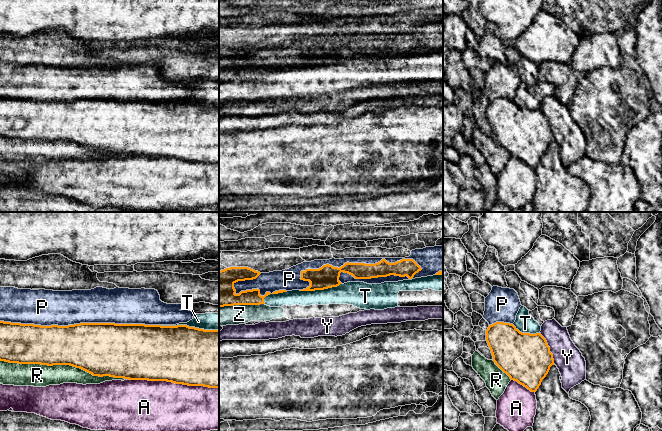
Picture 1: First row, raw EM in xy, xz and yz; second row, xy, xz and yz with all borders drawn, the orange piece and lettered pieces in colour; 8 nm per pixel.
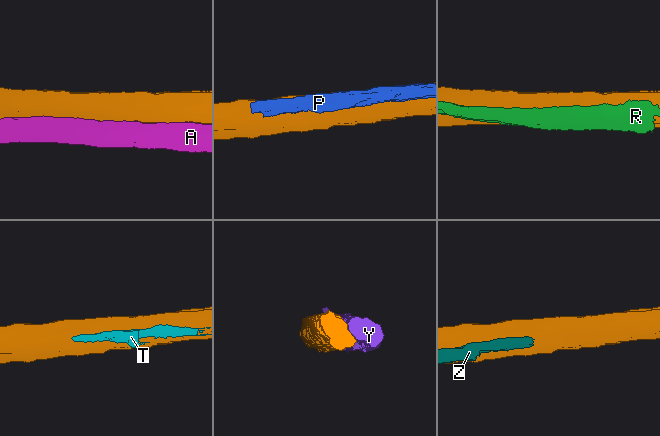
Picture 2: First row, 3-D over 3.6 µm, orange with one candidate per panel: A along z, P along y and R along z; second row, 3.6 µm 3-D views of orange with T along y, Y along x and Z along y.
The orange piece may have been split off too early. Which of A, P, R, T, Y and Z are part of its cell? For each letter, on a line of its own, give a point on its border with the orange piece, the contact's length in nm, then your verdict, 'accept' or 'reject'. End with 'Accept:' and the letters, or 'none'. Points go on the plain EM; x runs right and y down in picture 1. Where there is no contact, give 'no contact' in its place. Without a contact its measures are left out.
A: meets orange in xy at (174, 158); contact 700 nm long; reject
P: meets orange in xz at (348, 38); contact 1000 nm long; reject
R: meets orange in xy at (65, 140); contact 1050 nm long; reject
T: meets orange in xy at (188, 102); contact 480 nm long; reject
Y: meets orange in yz at (549, 124); contact 280 nm long; reject
Z: meets orange in xz at (241, 80); contact 360 nm long; reject
Accept: none

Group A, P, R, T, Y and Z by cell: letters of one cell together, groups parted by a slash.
A / P / R / T Z / Y

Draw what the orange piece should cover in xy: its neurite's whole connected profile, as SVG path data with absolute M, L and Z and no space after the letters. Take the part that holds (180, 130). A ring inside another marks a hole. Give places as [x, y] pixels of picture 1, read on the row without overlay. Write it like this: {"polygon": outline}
{"polygon": "M0 97L0 137L70 141L99 153L219 164L219 106L187 101L80 99L41 102Z"}

